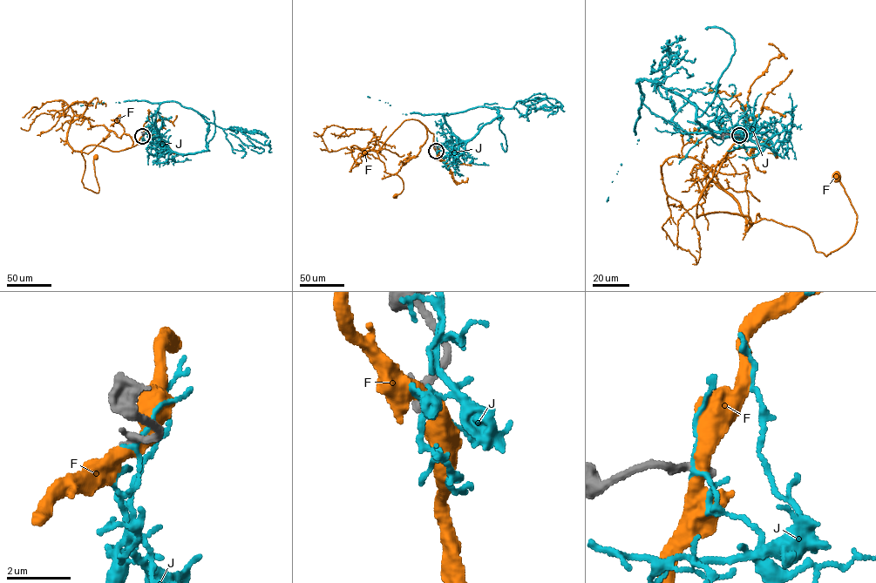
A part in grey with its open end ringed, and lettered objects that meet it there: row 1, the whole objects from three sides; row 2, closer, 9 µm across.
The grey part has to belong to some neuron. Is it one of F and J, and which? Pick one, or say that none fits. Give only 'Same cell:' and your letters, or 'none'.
Same cell: none

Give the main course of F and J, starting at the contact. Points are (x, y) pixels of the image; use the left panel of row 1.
F: (142, 136), (139, 143), (118, 151), (91, 145), (80, 151), (84, 186), (96, 193), (97, 157)
J: (142, 136), (160, 148), (195, 153), (207, 150), (205, 121), (241, 127), (232, 129), (268, 144), (272, 152)

